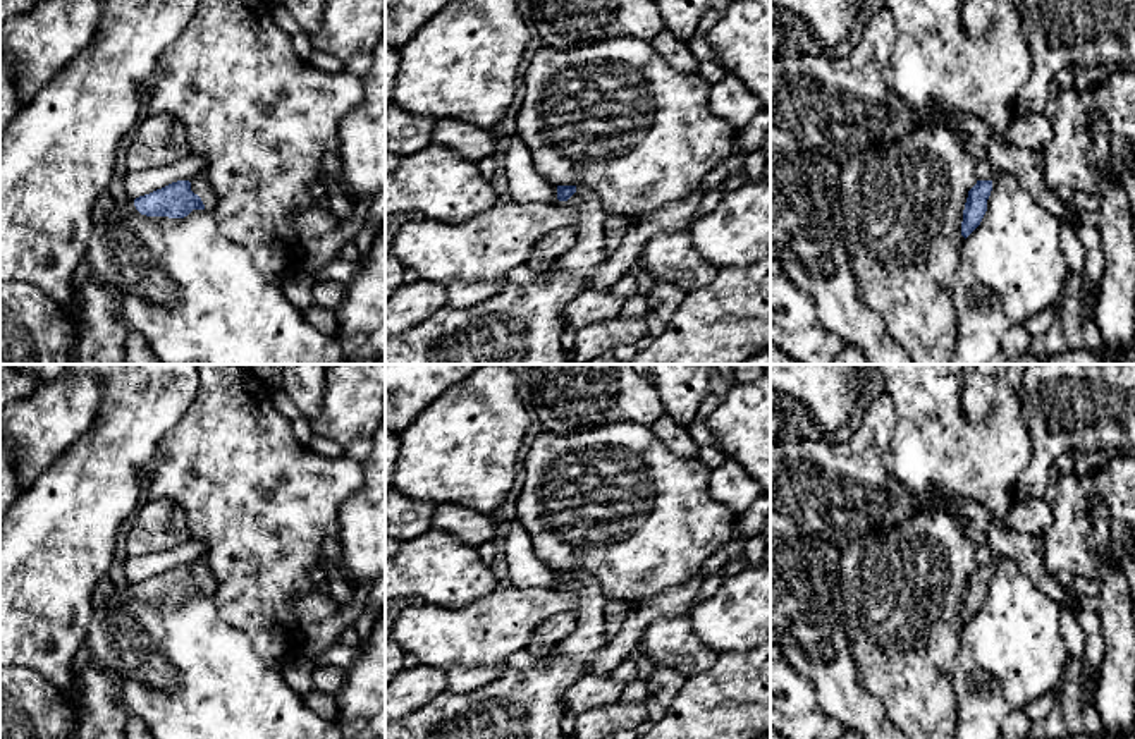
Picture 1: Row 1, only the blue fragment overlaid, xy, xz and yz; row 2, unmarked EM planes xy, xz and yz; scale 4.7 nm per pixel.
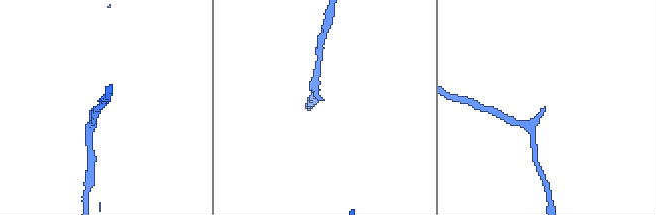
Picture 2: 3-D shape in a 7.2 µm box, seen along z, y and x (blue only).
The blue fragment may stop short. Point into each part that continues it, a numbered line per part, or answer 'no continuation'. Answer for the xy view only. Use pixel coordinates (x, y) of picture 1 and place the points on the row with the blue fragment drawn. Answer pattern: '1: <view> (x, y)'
1: xy (200, 186)

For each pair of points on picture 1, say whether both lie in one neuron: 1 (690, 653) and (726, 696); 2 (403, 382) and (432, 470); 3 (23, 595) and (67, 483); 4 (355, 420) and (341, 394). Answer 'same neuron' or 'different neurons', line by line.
1: different neurons
2: different neurons
3: same neuron
4: same neuron

